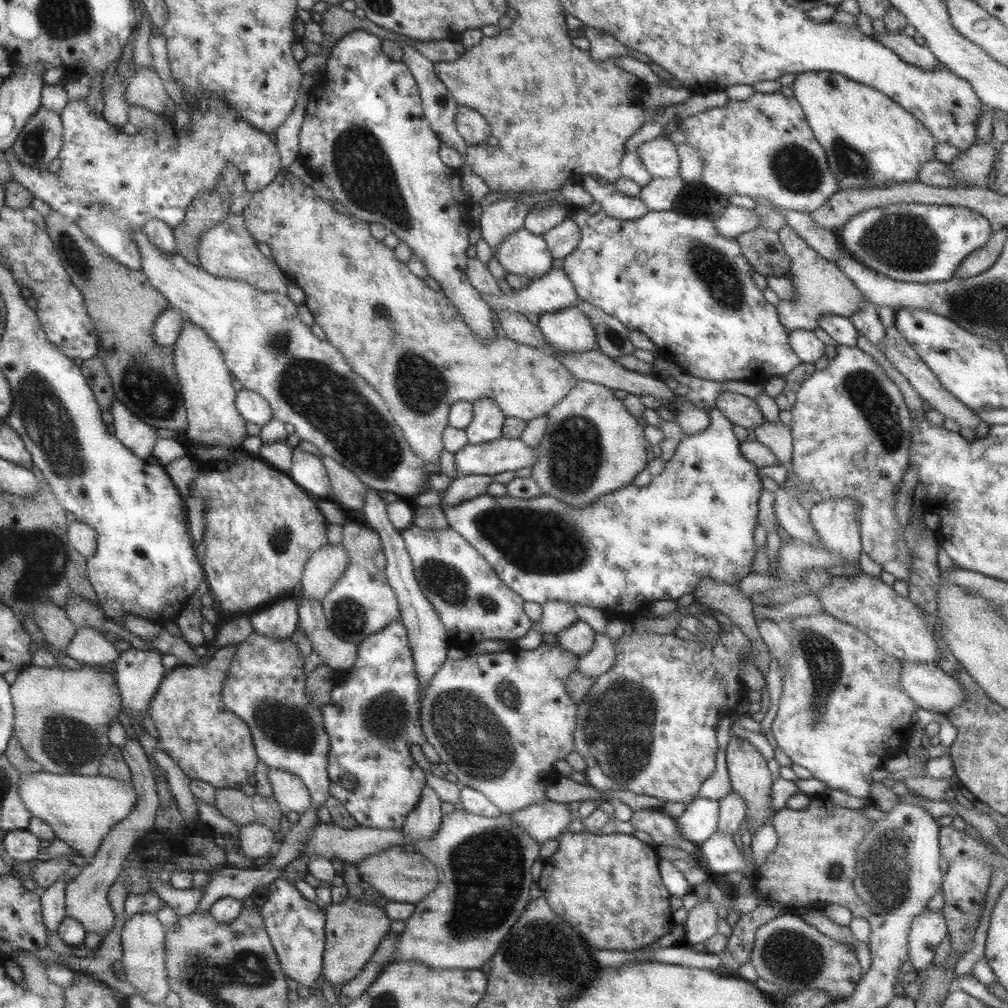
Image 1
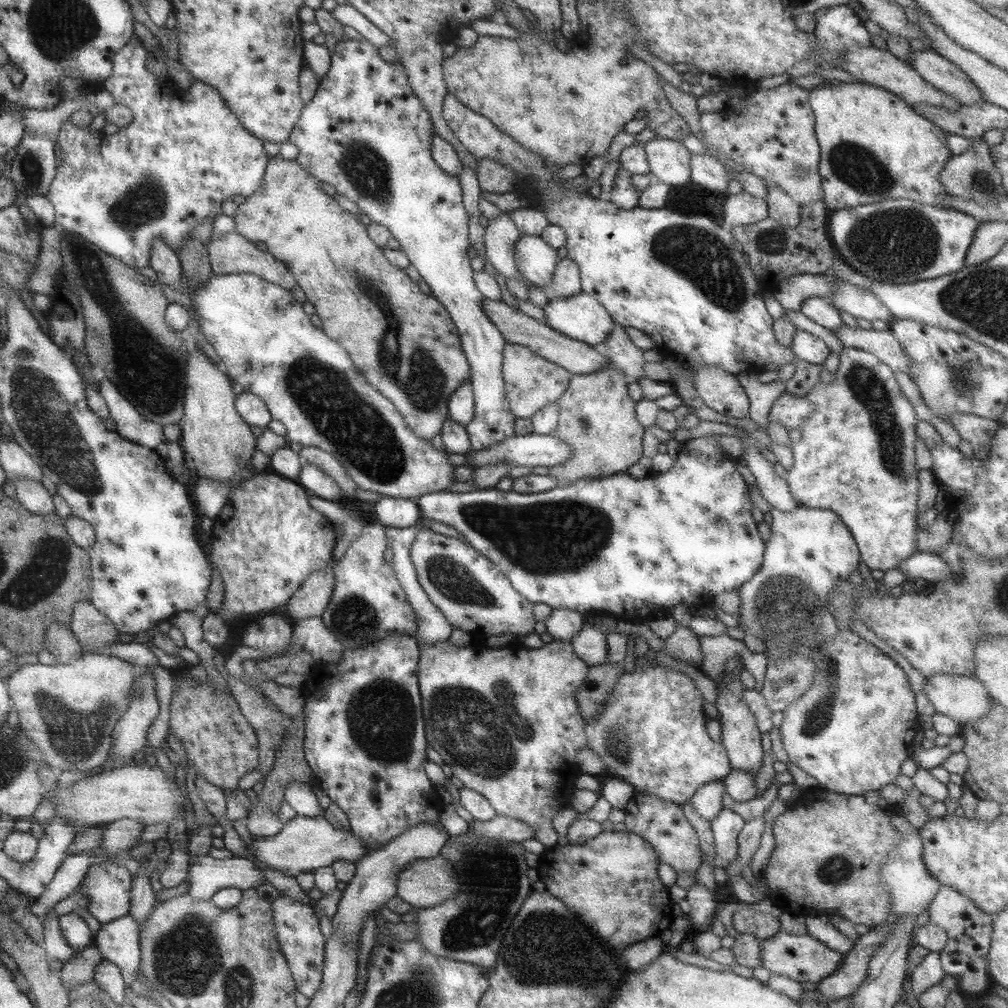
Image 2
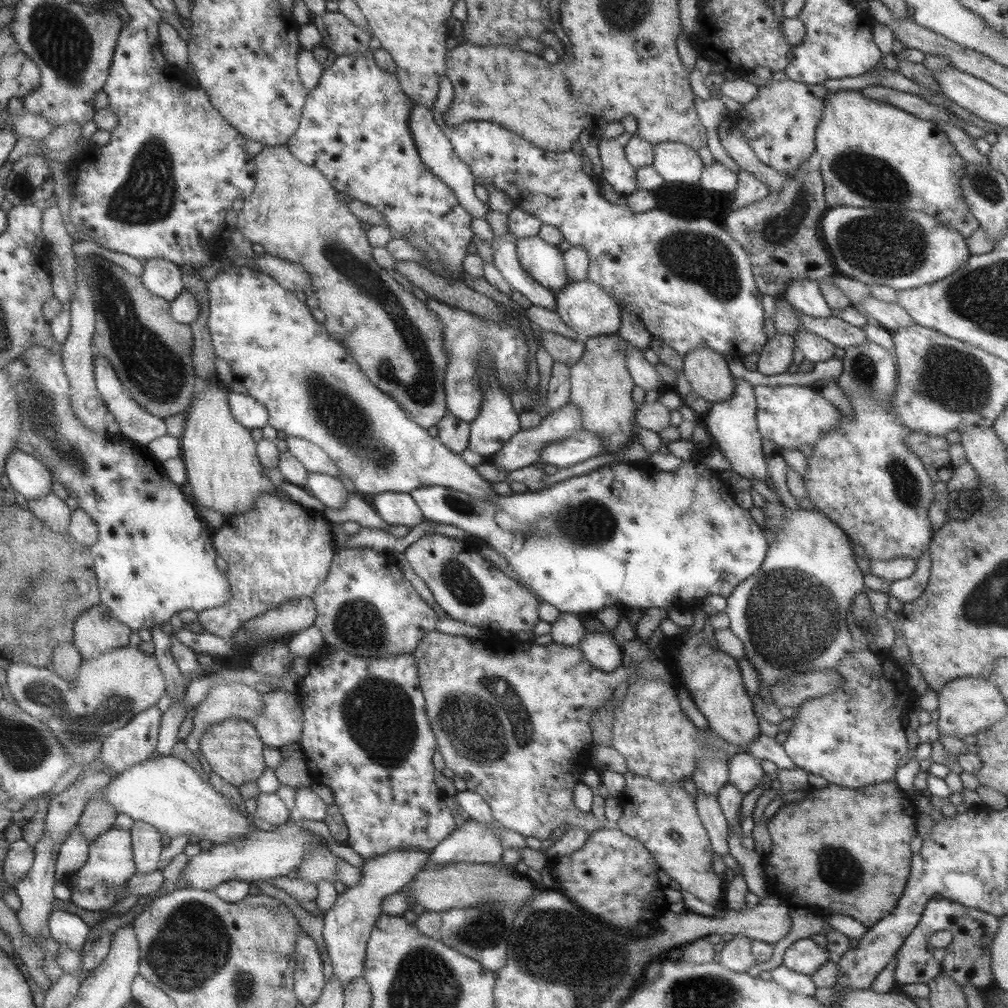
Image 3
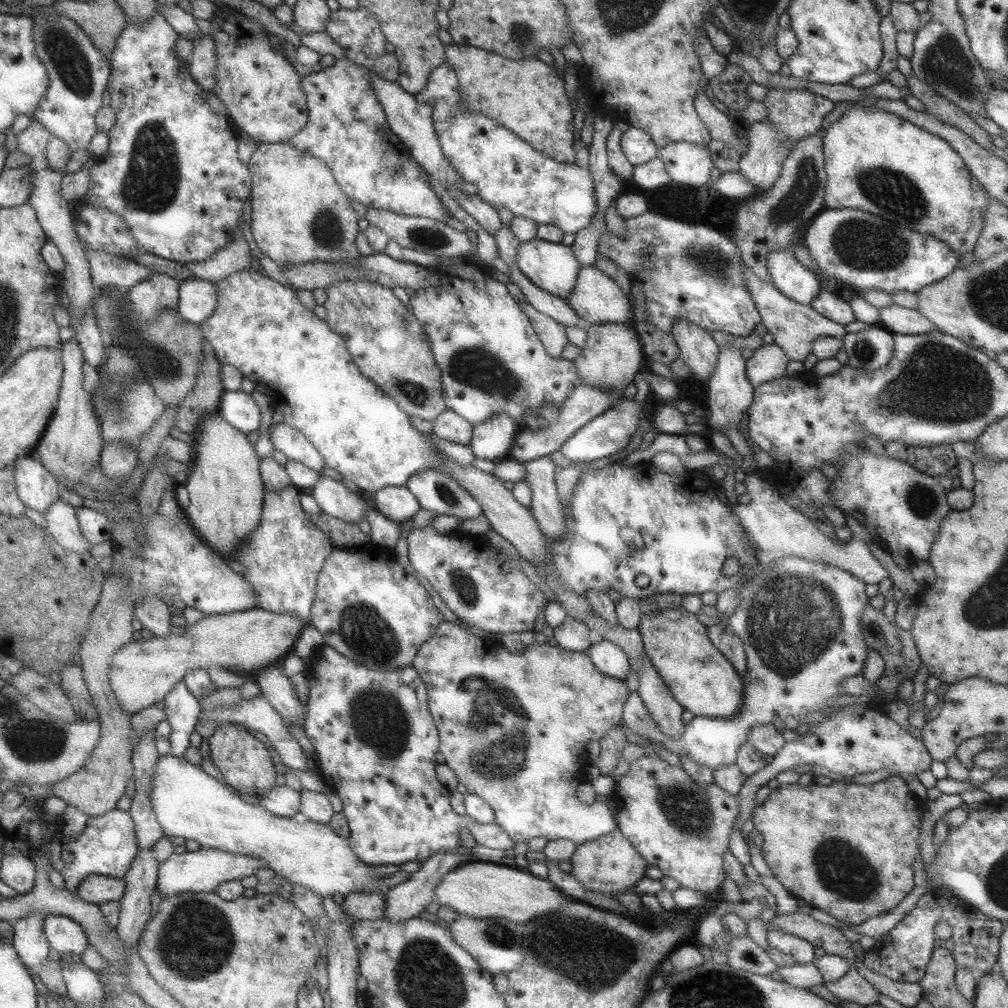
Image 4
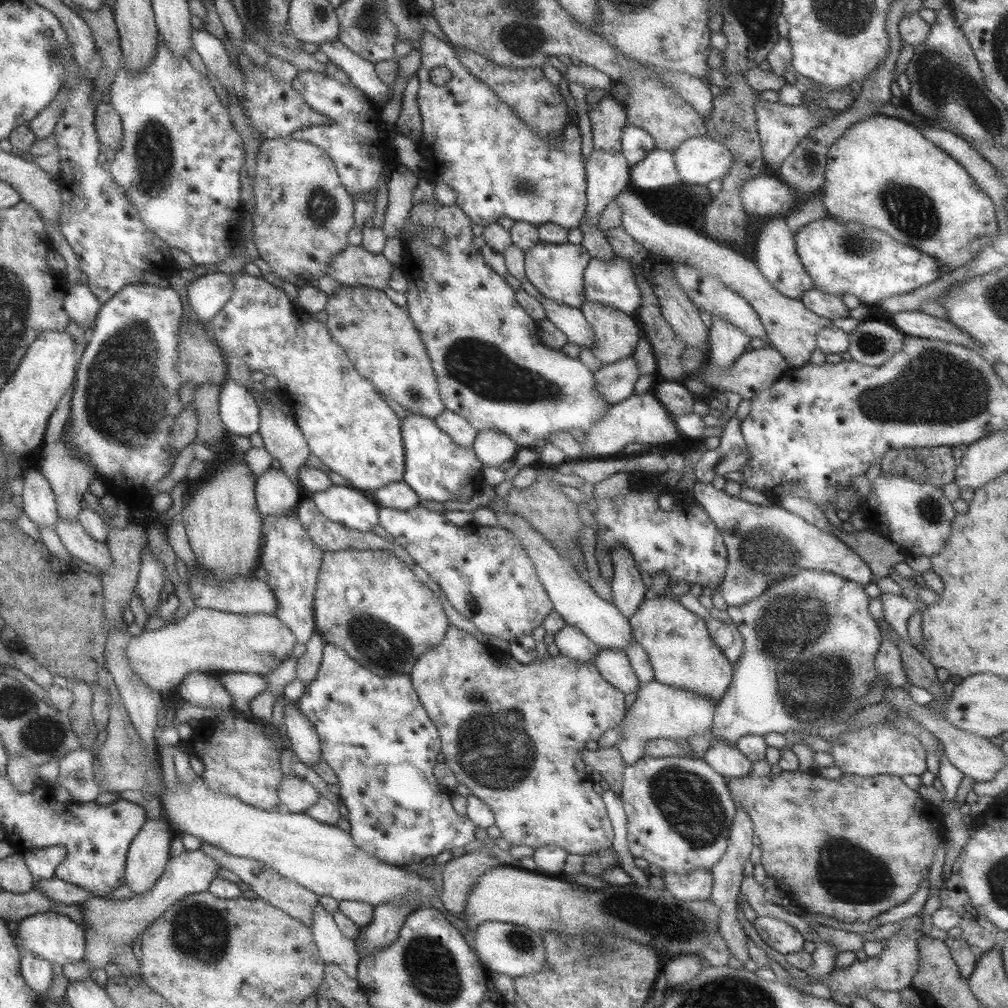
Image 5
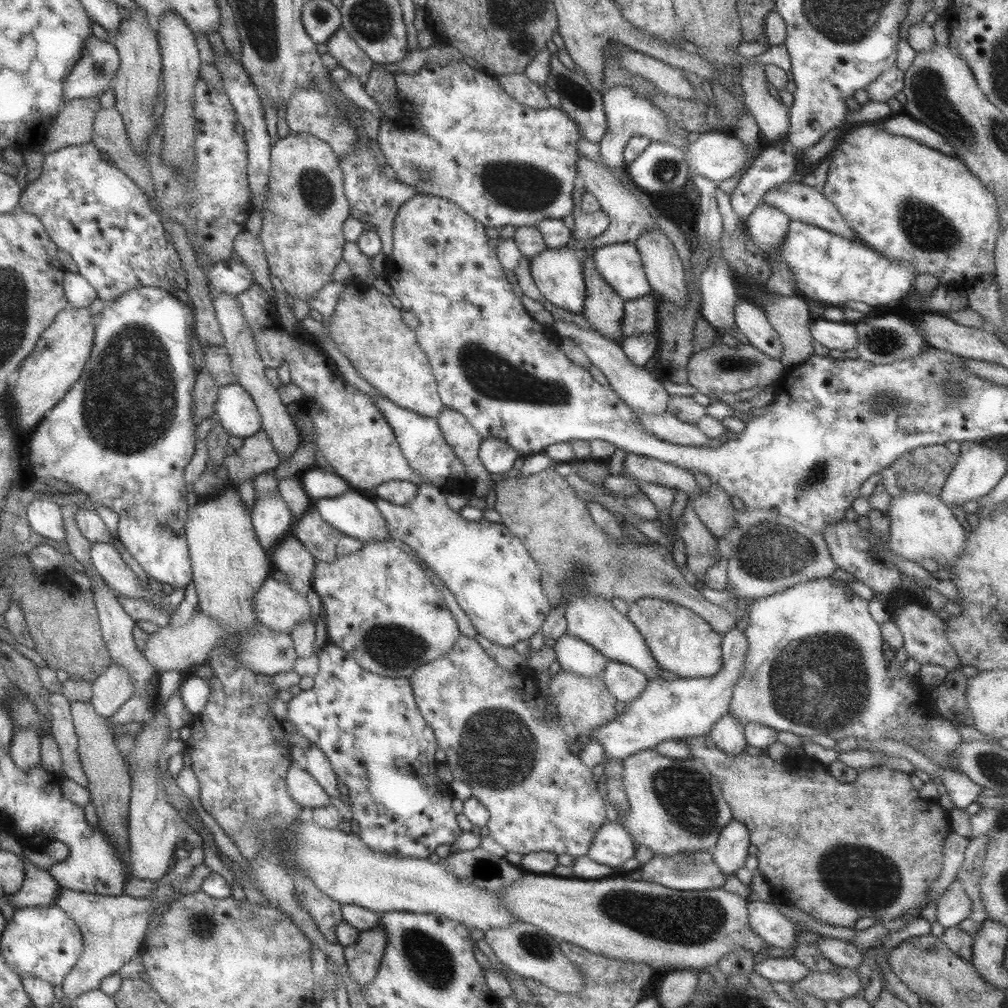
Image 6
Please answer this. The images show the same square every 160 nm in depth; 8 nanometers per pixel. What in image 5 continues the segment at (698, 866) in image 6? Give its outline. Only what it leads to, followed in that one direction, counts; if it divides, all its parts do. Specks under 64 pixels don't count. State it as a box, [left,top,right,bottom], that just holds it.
[663,868,713,902]

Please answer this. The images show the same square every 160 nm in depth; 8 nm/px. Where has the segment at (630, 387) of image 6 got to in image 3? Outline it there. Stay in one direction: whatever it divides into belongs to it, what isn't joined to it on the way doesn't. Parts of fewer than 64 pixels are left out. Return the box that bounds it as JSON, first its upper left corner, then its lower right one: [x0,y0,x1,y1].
[490,232,556,311]

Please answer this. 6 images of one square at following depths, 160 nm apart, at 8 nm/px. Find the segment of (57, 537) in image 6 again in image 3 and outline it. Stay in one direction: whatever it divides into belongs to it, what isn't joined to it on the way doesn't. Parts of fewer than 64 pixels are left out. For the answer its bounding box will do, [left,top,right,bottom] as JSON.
[4,448,54,499]

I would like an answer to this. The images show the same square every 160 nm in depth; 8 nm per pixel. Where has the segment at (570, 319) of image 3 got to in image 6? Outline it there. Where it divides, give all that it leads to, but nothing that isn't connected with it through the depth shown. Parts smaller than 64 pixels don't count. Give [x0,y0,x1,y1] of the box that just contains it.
[594,242,653,300]

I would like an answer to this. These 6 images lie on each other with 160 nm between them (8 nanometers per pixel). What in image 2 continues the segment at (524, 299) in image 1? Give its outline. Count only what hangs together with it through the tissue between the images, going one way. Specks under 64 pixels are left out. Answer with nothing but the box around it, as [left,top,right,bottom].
[545,257,582,298]

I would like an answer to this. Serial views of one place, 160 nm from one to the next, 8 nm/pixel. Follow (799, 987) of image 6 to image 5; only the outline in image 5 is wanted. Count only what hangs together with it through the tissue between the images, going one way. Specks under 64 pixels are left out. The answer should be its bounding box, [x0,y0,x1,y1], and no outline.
[818,912,929,998]

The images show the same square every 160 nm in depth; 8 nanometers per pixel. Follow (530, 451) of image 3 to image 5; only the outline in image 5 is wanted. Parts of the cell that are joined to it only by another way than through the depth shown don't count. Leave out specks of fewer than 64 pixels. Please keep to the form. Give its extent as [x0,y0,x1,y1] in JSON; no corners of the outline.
[594,354,638,406]

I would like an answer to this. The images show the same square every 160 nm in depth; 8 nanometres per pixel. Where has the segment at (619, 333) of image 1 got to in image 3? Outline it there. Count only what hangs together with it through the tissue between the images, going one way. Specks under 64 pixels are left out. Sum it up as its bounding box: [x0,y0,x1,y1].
[626,347,666,391]

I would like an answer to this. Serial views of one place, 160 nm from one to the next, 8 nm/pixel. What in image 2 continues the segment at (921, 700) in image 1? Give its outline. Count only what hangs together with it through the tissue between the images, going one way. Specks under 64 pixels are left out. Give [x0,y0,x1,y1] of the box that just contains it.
[924,674,993,725]

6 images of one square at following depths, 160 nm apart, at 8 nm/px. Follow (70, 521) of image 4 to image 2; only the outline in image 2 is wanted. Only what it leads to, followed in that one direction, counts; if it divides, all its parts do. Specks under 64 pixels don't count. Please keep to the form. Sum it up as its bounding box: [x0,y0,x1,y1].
[12,479,55,516]

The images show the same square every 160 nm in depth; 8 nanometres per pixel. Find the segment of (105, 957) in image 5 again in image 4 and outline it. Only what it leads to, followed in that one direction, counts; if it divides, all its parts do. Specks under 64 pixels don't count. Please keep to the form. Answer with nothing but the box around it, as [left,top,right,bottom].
[158,847,266,900]

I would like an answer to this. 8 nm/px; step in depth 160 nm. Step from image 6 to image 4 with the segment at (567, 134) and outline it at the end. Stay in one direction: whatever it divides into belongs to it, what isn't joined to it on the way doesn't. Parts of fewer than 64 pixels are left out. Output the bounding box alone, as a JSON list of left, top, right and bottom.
[415,60,597,233]

